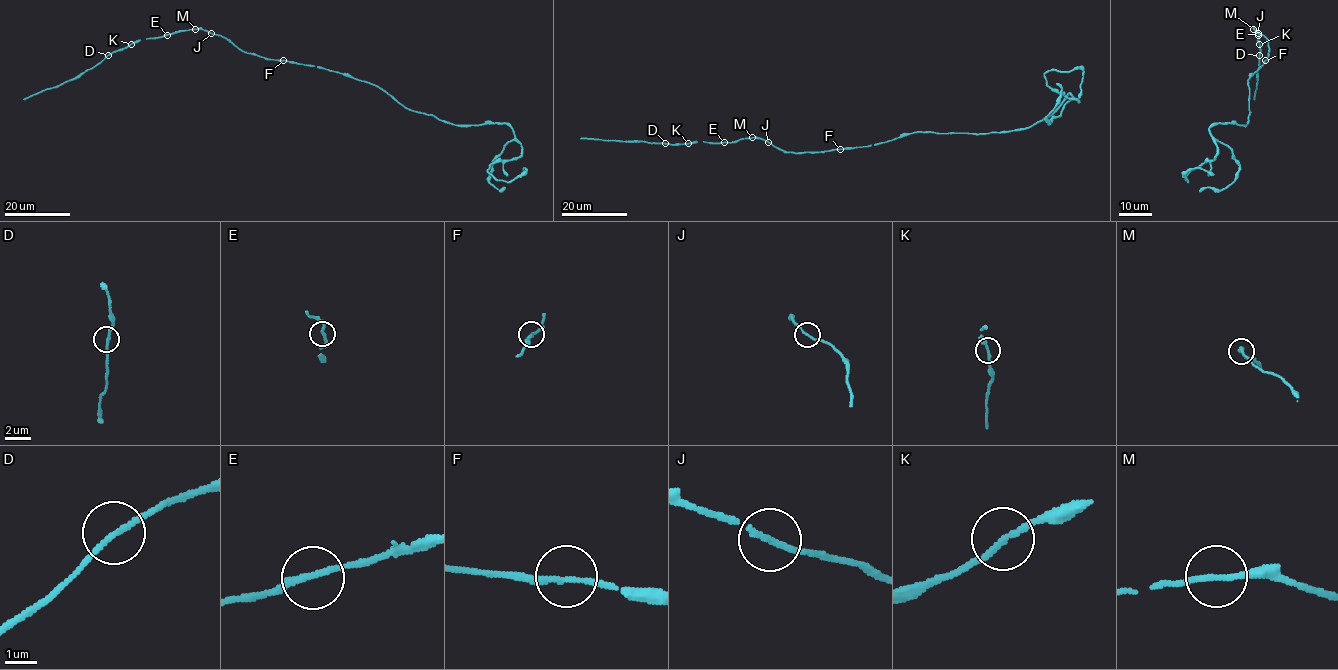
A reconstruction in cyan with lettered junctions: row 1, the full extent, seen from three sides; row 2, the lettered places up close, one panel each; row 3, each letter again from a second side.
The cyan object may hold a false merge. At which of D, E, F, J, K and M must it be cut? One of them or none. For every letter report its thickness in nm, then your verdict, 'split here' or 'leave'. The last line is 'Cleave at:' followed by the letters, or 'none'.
D: calibre 180 nm; leave
E: calibre 180 nm; leave
F: calibre 180 nm; leave
J: calibre 170 nm; leave
K: calibre 190 nm; leave
M: calibre 170 nm; leave
Cleave at: none

